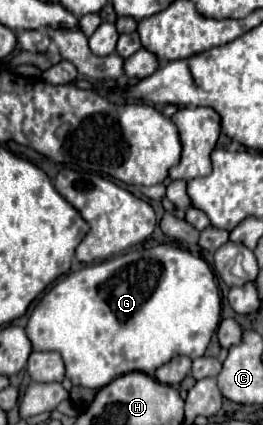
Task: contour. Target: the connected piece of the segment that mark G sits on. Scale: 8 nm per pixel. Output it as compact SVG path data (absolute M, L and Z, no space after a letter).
M158 245L158 247L152 247L152 249L144 249L144 251L122 253L122 255L114 257L114 259L84 267L84 269L74 271L74 273L68 273L34 307L34 311L32 311L30 319L28 319L28 325L26 325L26 333L28 333L30 341L32 341L34 351L58 351L62 355L64 365L66 365L66 377L72 381L72 385L80 385L80 387L88 387L88 389L102 389L114 377L120 377L122 373L142 371L146 375L154 375L154 371L158 367L162 367L164 363L168 363L176 353L192 357L192 359L202 357L208 343L210 343L210 339L212 339L212 335L214 335L214 331L216 331L216 327L218 327L218 323L220 323L220 289L216 285L214 273L208 267L208 263L202 257L192 255L186 249L180 249L180 247L174 247L174 245Z

